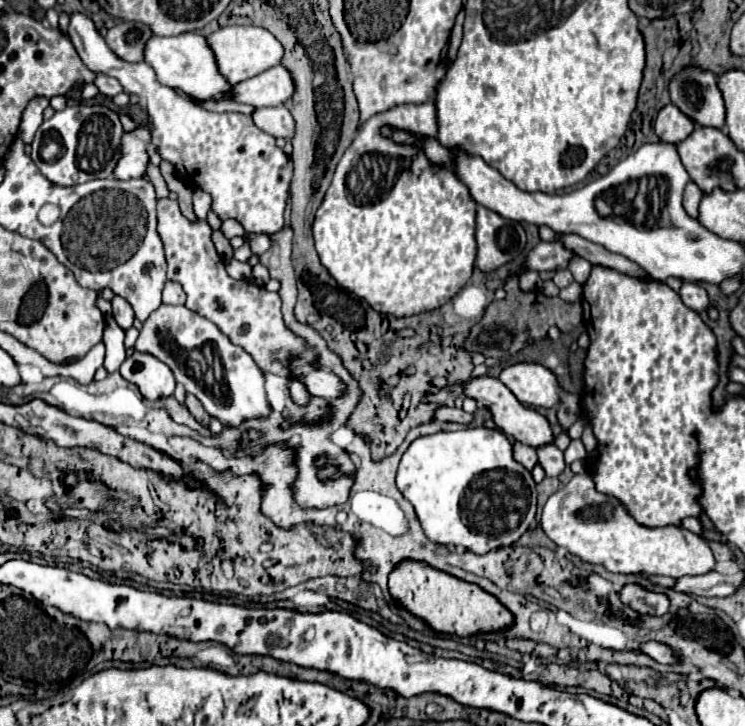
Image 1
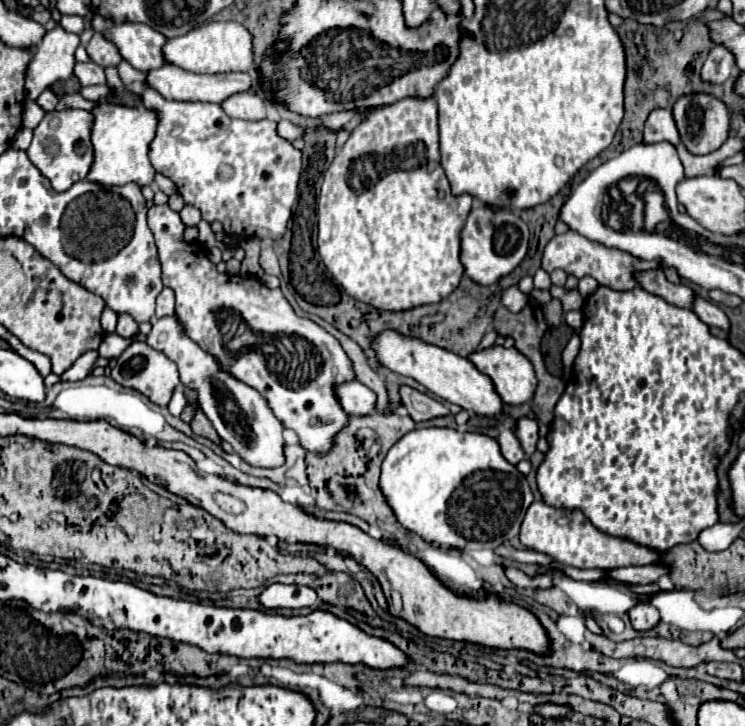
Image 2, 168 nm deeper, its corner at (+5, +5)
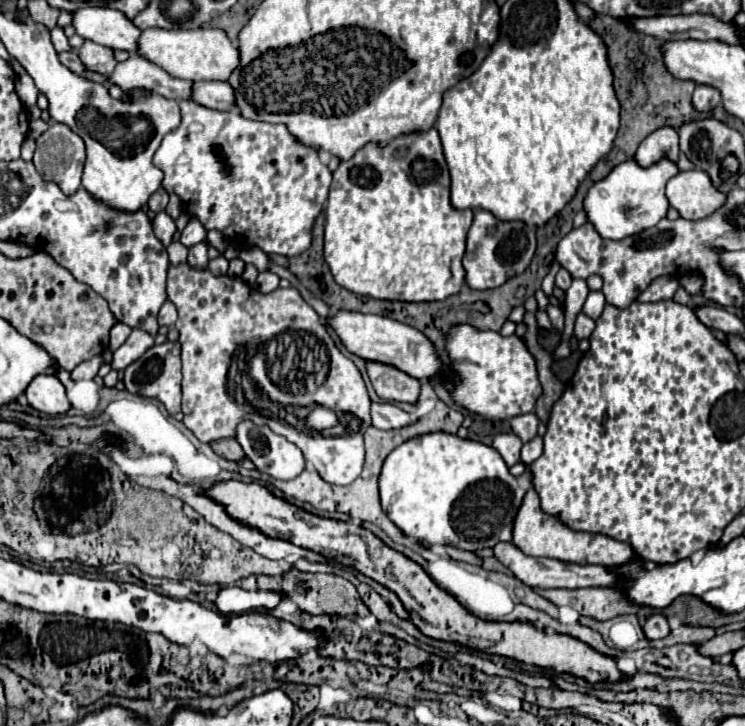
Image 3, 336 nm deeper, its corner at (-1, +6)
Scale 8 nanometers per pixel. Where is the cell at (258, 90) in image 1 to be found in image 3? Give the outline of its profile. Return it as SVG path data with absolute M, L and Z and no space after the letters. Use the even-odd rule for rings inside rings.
M131 54L125 62L119 62L107 80L121 90L141 88L175 100L185 100L191 96L191 82L171 78L165 70L135 54Z

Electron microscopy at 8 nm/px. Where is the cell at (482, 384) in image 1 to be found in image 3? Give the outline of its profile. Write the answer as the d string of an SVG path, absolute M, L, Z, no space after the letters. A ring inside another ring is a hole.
M335 310L327 318L323 318L323 324L329 324L329 328L341 338L343 346L351 354L355 354L363 360L375 360L375 362L391 364L391 366L407 372L409 376L413 376L417 380L433 378L441 368L441 362L435 354L433 344L419 330L415 330L407 324L401 324L397 320L391 320L387 316Z

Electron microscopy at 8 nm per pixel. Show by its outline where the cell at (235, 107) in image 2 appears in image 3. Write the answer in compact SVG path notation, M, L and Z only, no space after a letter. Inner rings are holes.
M191 82L191 100L213 108L213 110L233 110L233 90L227 82Z

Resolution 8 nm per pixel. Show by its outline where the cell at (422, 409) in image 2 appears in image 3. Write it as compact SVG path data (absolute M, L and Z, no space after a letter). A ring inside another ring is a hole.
M365 362L365 366L371 384L383 402L417 402L421 390L417 378L411 378L399 368L381 362Z

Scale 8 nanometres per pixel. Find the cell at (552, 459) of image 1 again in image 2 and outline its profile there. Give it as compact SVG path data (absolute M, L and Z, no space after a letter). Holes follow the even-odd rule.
M521 417L517 421L517 437L523 445L523 451L527 457L531 457L535 451L537 451L537 441L539 441L539 425L535 419L527 419L527 417Z

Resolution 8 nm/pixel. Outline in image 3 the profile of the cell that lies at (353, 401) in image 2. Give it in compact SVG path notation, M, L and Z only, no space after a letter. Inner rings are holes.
M389 402L371 404L371 418L373 418L373 426L381 430L395 430L395 428L403 428L415 422L411 414L403 412L399 406L389 404Z

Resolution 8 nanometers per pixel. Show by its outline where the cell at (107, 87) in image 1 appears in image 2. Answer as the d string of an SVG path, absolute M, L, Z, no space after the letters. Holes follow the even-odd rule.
M77 63L75 65L75 77L79 79L79 83L85 85L103 85L105 83L105 73L103 67L97 67L97 63Z

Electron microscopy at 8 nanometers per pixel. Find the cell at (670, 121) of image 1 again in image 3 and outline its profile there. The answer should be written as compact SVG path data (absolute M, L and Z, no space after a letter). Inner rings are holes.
M659 128L653 134L649 134L635 152L635 162L639 166L653 166L659 162L659 158L671 158L671 162L677 162L679 154L679 134L673 128Z

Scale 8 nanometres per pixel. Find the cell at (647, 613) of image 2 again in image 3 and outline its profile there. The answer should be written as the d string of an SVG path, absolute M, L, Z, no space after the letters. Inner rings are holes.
M653 614L647 618L645 626L643 626L643 632L649 640L659 640L659 638L665 638L669 634L669 624L667 624L667 618L661 616L661 614Z

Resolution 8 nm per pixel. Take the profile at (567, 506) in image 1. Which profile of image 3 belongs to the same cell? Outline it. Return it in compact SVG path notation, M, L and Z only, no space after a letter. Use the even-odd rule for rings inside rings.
M533 488L527 490L523 496L523 506L519 508L519 514L515 516L513 526L513 546L517 546L527 556L545 556L555 558L561 562L573 562L573 564L597 564L597 566L617 566L629 562L635 554L631 546L625 542L619 542L615 538L603 536L603 534L591 534L591 532L575 532L561 524L555 516L549 516L539 506L539 496Z

